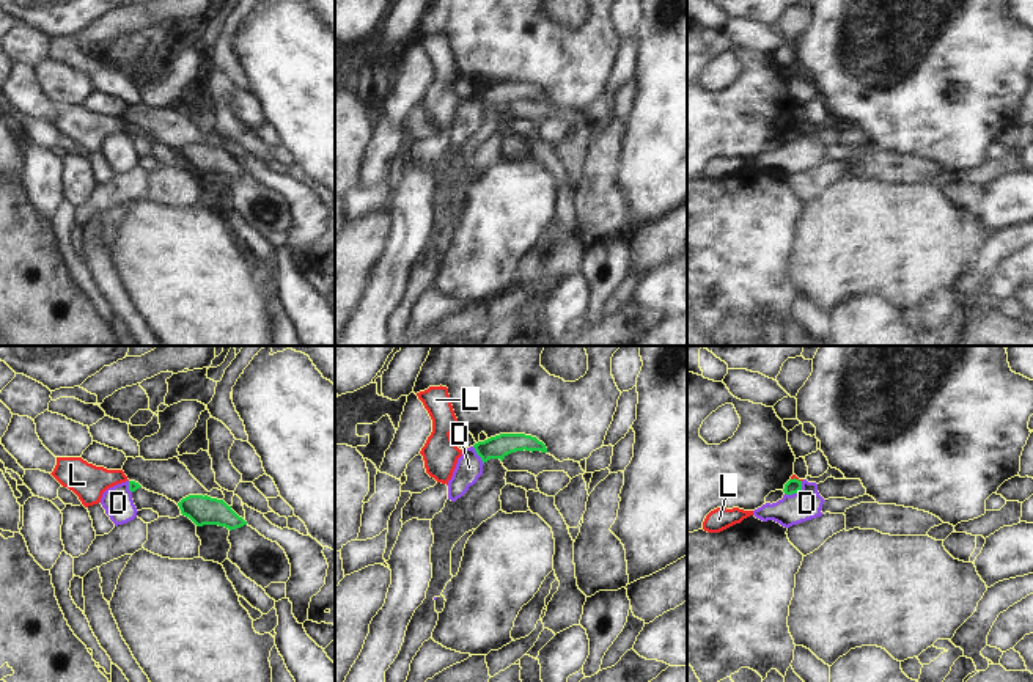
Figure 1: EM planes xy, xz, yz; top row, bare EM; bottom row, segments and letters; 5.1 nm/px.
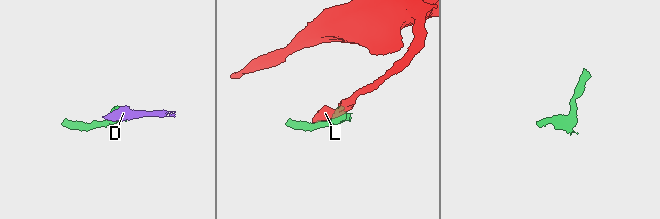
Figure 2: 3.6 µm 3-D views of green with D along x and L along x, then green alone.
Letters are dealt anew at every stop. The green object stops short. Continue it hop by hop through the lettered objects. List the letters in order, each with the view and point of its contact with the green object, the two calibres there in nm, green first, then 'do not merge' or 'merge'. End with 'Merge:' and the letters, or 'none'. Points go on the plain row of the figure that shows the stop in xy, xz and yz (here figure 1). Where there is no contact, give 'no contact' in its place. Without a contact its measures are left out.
D: yz (796, 140) | 80/160 nm | do not merge
L: yz (794, 126) | 80/20 nm | do not merge
Merge: none

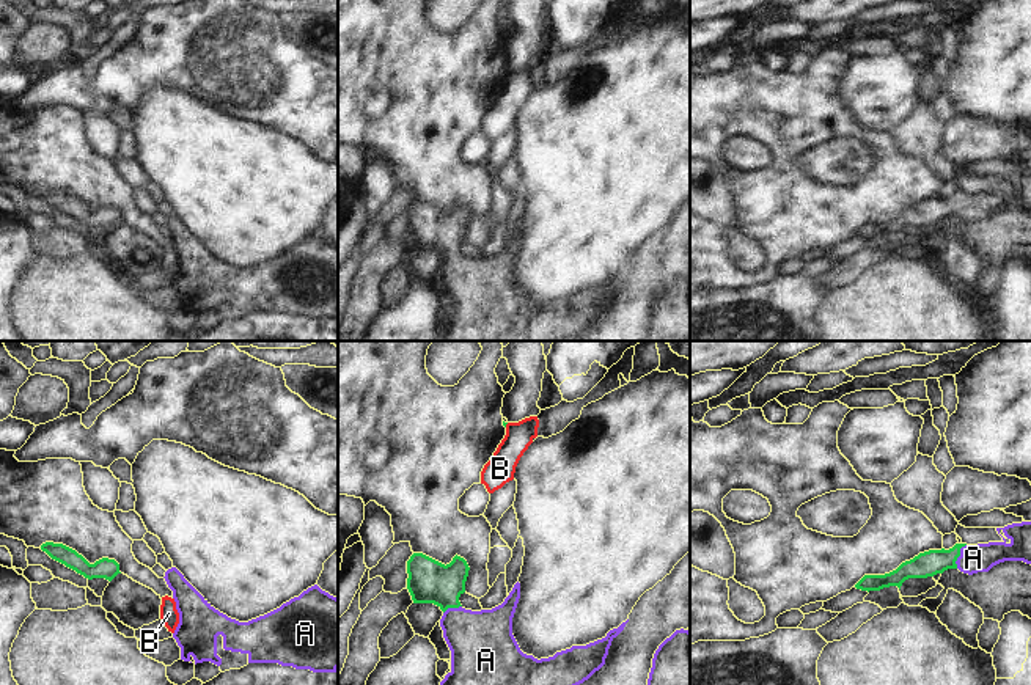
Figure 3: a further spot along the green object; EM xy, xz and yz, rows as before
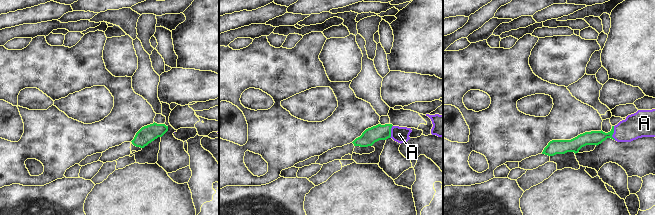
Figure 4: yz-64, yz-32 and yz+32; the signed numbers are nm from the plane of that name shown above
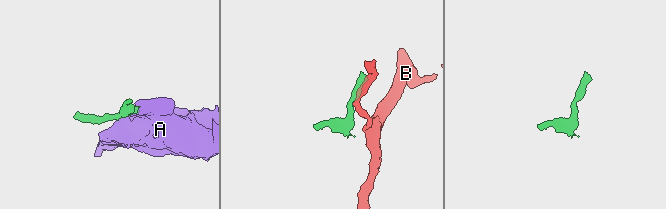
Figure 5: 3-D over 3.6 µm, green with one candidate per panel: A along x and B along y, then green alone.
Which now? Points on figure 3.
A: yz (959, 203) | 130/140 nm | merge
B: xz (506, 71) | 20/150 nm | do not merge
Merge: A

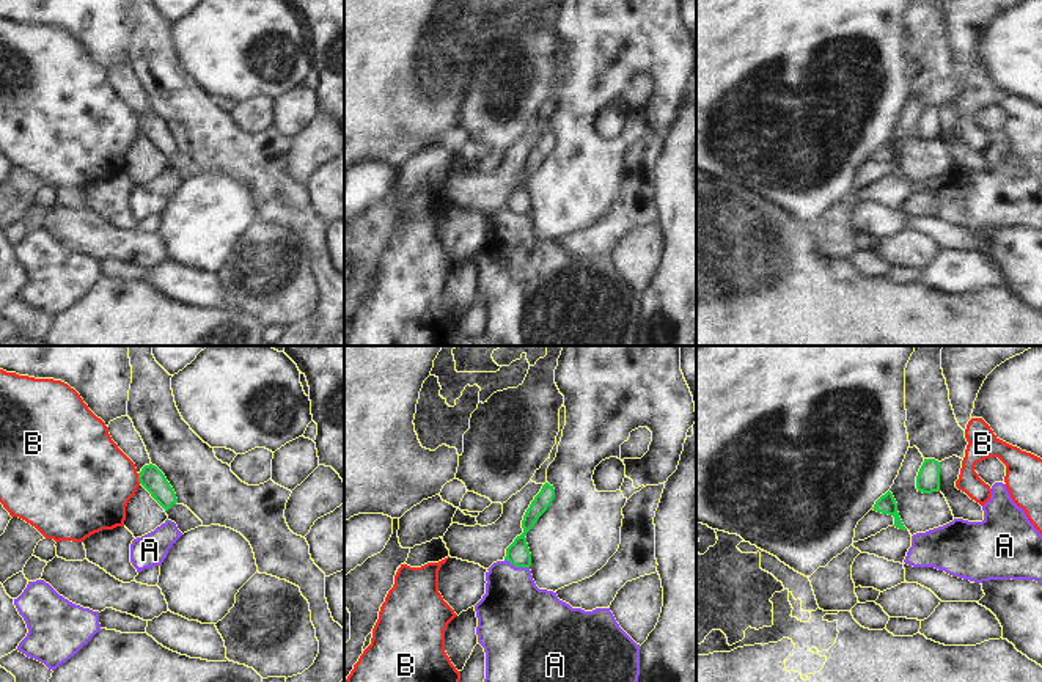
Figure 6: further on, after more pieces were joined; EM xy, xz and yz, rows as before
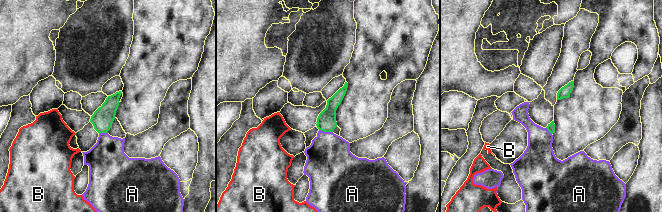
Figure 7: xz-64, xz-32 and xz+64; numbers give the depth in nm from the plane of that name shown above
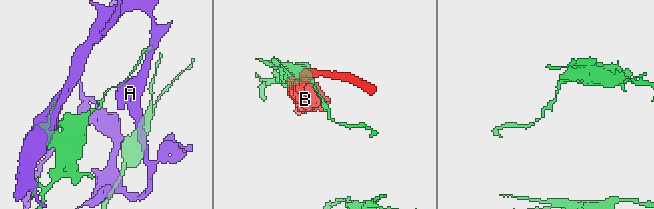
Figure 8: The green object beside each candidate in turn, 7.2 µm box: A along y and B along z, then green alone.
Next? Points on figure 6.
A: xz (517, 214) | 120/380 nm | do not merge
B: xy (139, 126) | 120/440 nm | do not merge
Merge: none

